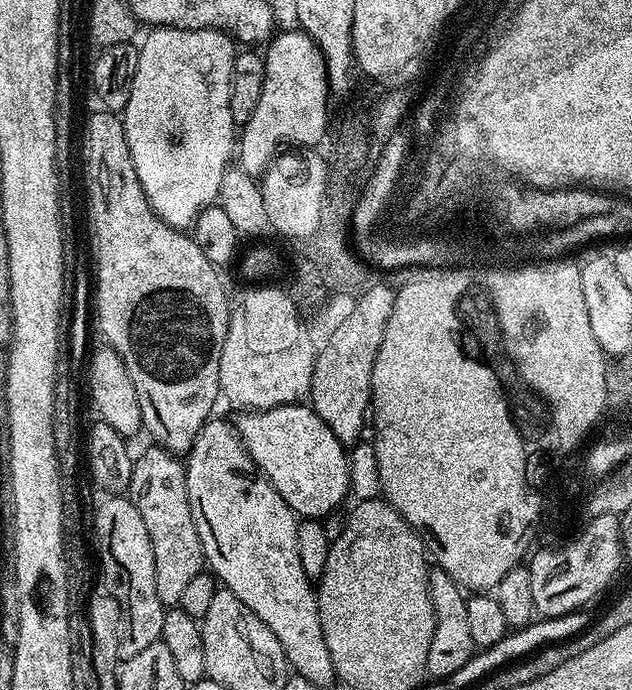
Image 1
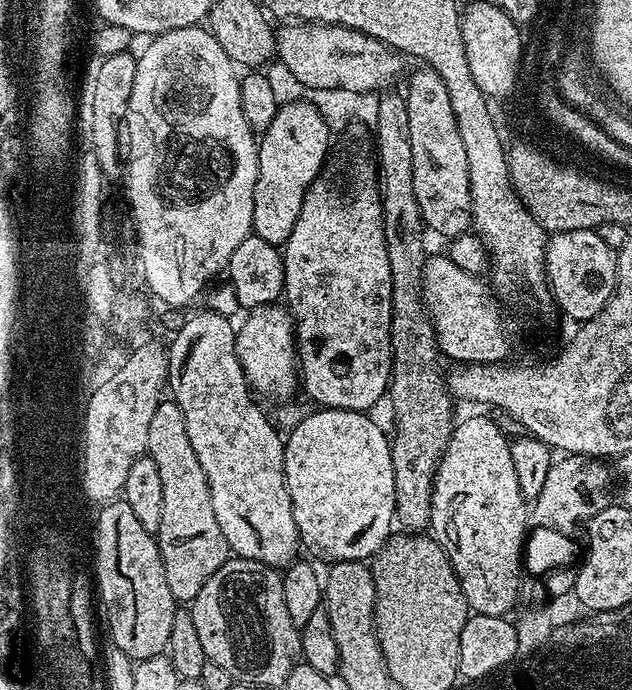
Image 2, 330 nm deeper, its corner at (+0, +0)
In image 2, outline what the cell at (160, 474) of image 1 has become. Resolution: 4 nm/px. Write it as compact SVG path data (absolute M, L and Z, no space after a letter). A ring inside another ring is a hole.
M165 398L154 411L146 455L158 466L158 475L162 477L162 526L154 535L166 570L166 586L170 586L170 594L177 602L191 602L230 558L230 549L218 518L214 518L210 486L194 455L194 446L190 446L186 418L182 418L182 410L171 398Z

